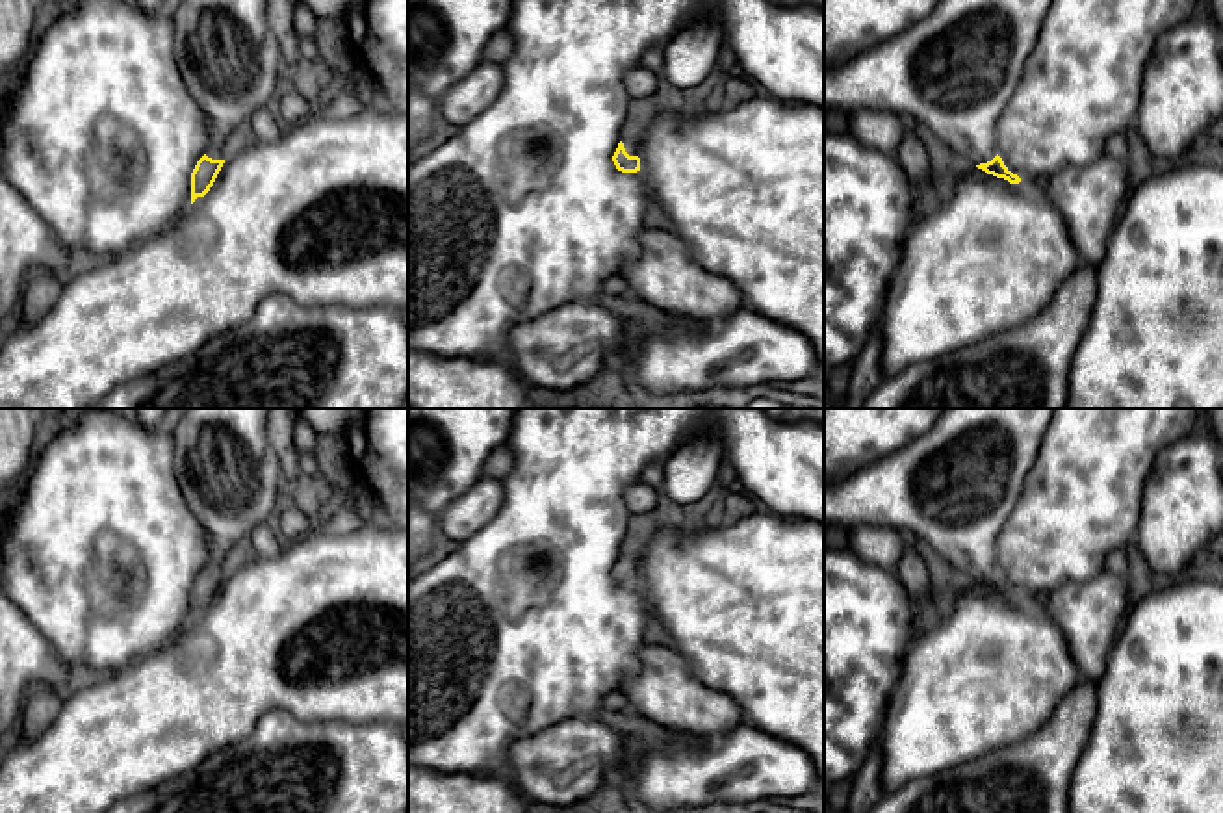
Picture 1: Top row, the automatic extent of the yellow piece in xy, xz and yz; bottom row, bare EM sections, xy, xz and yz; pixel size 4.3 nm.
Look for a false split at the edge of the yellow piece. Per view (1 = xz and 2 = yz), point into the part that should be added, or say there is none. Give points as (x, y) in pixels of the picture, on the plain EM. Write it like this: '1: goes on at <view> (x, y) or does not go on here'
1: goes on at xz (631, 563)
2: goes on at yz (952, 489)

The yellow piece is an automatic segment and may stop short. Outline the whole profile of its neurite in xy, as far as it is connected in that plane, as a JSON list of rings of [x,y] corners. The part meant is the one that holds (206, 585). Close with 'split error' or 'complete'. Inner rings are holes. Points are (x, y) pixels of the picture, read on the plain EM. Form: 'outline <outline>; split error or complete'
outline [[[178,408],[169,423],[174,438],[173,470],[210,549],[206,570],[191,588],[191,620],[210,607],[252,529],[269,522],[284,499],[286,486],[267,436],[267,416],[269,408]]]; split error

